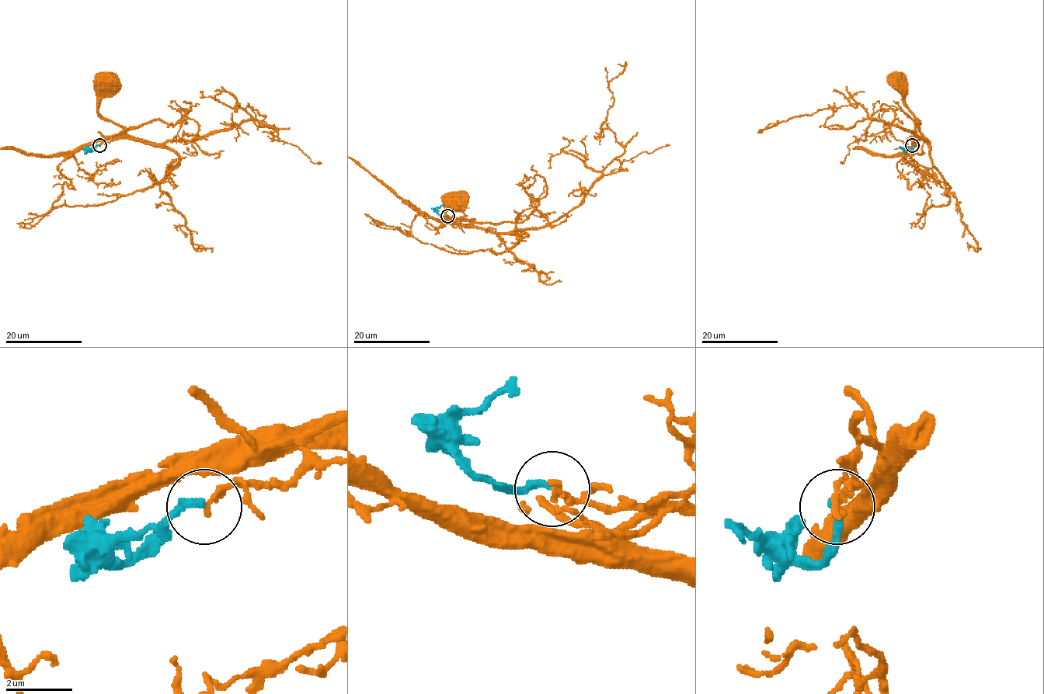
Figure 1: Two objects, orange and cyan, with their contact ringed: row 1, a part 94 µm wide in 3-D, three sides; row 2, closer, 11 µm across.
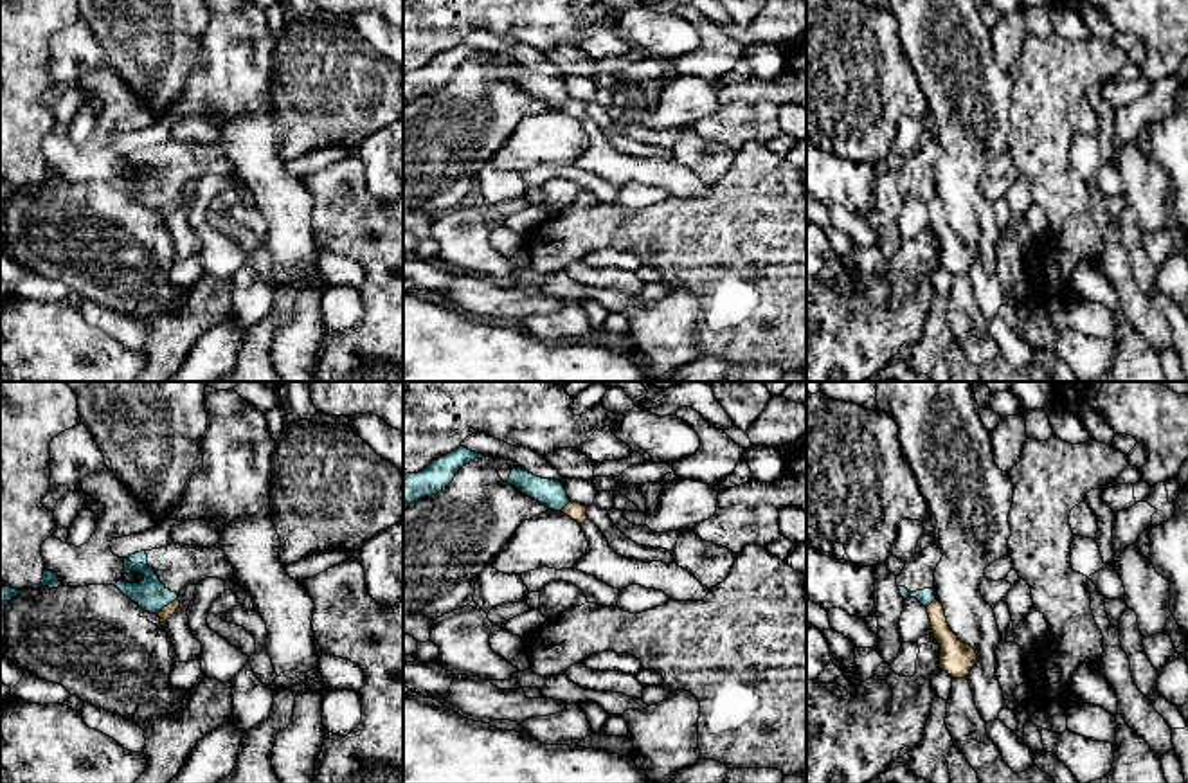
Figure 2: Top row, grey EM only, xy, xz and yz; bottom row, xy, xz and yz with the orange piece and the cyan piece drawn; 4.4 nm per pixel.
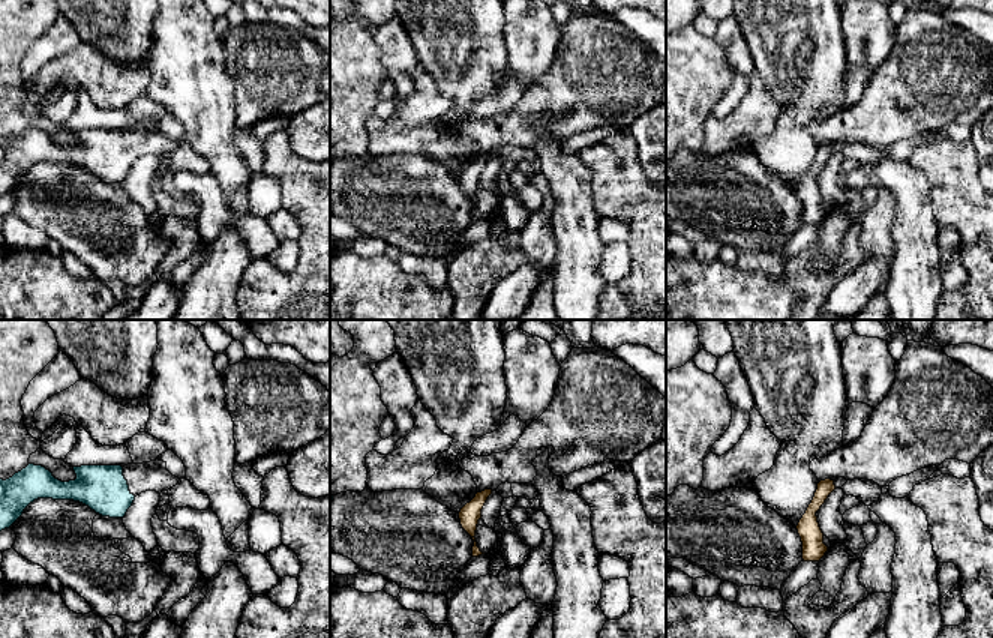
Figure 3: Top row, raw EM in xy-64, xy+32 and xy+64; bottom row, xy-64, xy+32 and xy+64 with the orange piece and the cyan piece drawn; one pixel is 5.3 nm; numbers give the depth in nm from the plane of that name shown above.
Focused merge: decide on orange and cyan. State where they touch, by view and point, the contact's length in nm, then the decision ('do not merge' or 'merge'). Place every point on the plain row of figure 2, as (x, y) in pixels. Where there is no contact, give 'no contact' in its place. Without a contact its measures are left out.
meets orange in xy at (168, 202); contact 110 nm long; do not merge

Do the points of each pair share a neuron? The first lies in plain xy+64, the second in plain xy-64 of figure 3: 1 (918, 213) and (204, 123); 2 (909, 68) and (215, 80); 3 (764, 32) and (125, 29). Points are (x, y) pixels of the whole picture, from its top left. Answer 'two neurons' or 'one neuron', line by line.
1: one neuron
2: two neurons
3: one neuron

